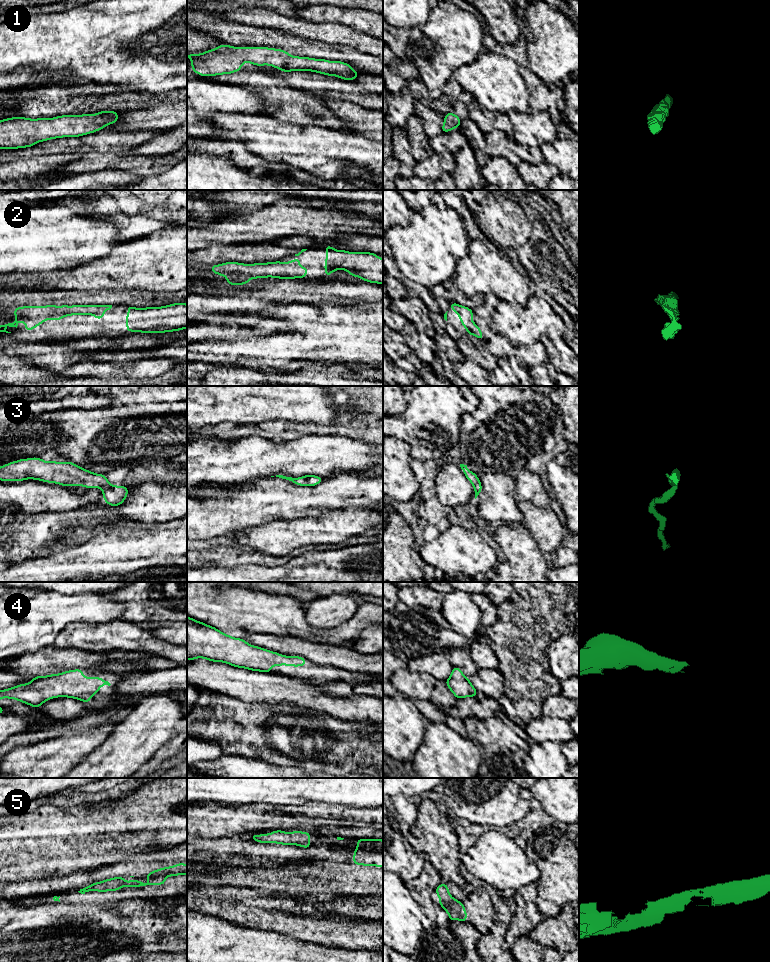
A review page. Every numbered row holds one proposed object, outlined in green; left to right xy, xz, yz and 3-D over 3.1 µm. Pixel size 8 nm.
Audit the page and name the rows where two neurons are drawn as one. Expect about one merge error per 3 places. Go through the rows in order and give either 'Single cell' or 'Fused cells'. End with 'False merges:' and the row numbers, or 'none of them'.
1: Single cell
2: Single cell
3: Single cell
4: Single cell
5: Single cell
False merges: none of them

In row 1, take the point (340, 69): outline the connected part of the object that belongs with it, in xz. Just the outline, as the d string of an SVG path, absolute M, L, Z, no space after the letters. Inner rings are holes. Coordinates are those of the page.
M223 44L200 54L187 54L187 57L192 62L191 69L200 76L231 74L240 71L242 65L248 62L256 66L269 65L282 72L312 71L347 81L359 77L350 64L341 61L291 56L282 49L268 47L233 47Z

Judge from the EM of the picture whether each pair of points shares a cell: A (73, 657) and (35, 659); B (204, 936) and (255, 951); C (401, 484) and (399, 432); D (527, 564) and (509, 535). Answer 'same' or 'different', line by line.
A: same
B: same
C: different
D: same

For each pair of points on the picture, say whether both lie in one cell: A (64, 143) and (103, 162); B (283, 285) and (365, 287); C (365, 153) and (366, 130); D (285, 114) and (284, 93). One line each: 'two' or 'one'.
A: two
B: one
C: two
D: one

